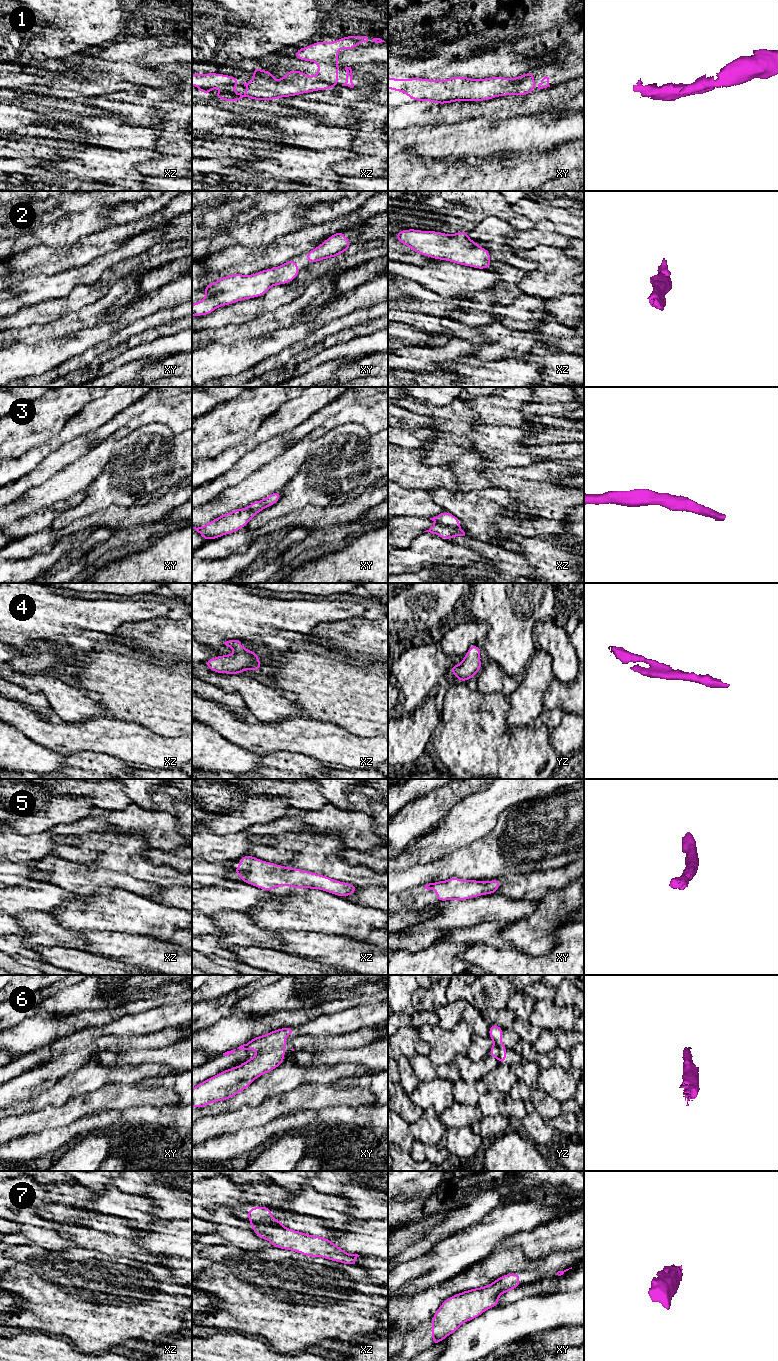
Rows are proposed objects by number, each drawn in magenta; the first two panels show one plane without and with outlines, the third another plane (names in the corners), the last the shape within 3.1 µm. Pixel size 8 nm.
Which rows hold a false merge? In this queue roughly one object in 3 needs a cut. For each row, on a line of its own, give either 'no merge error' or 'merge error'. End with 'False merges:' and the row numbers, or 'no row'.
1: no merge error
2: no merge error
3: no merge error
4: no merge error
5: no merge error
6: merge error
7: no merge error
False merges: 6

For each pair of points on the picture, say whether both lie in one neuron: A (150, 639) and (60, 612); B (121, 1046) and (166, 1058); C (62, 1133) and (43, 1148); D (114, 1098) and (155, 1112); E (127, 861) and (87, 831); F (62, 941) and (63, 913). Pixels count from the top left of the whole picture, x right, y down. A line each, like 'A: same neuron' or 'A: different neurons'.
A: different neurons
B: different neurons
C: same neuron
D: different neurons
E: different neurons
F: different neurons

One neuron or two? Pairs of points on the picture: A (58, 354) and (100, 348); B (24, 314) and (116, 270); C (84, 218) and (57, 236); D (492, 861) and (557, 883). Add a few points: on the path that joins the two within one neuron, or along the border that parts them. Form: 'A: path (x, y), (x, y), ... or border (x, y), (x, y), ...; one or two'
A: border (95, 344), (81, 354), (74, 355), (65, 361); two
B: path (47, 311), (73, 303), (80, 296), (93, 292); one
C: path (77, 224), (68, 232), (64, 232); one
D: border (550, 868), (522, 874), (509, 874), (504, 877); two

